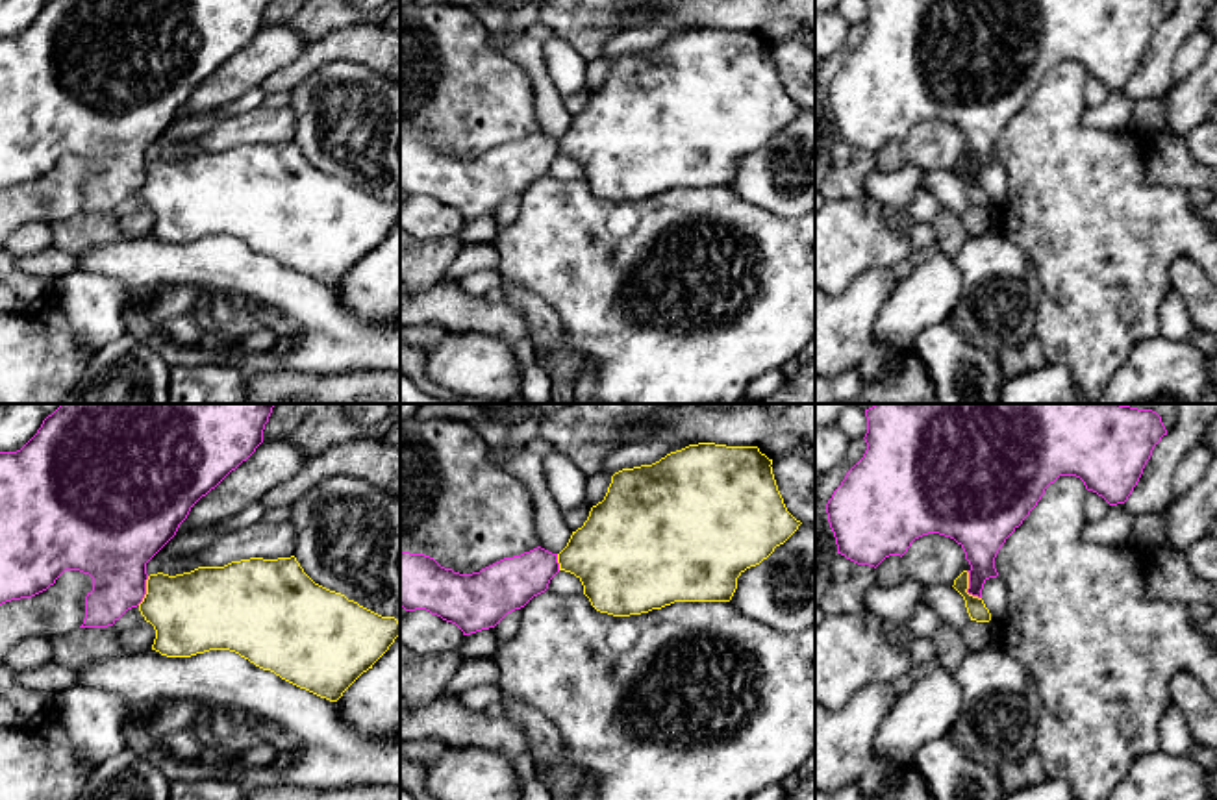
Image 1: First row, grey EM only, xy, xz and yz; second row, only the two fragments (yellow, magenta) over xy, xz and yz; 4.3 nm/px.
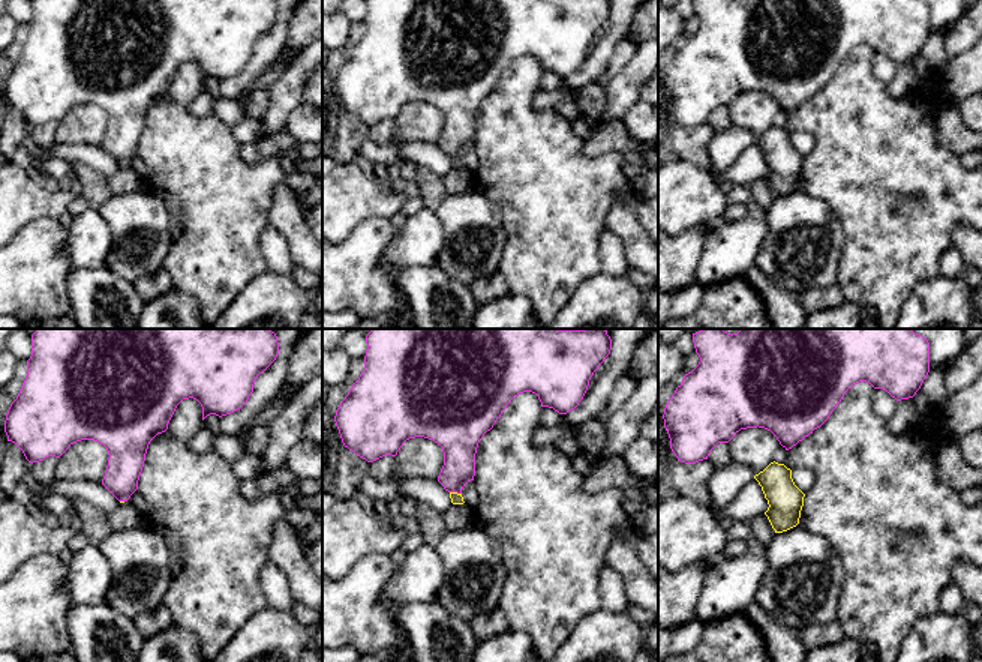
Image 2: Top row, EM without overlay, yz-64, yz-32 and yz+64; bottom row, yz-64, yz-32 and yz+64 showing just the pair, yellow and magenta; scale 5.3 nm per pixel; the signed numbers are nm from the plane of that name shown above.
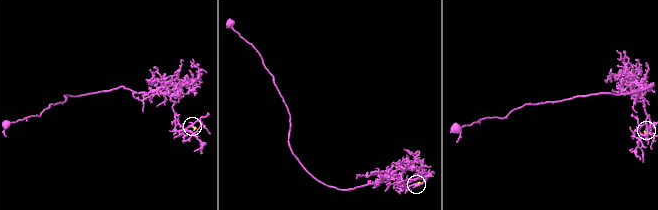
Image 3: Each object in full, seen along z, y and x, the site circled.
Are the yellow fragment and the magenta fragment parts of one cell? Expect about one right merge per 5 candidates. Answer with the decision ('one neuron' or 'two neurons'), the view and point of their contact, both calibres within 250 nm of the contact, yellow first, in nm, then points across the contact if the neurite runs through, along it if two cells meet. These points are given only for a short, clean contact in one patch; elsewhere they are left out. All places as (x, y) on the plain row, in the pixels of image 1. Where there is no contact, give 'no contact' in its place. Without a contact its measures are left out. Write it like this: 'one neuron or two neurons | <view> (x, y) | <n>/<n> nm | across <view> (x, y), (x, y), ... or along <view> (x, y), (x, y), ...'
two neurons | yz (967, 173) | 90/200 nm | along yz (966, 156), (967, 176), (980, 184)

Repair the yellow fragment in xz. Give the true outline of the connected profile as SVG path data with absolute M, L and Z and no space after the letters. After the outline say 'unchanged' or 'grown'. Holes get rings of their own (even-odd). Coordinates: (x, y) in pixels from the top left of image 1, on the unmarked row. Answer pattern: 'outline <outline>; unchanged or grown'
outline M698 28L652 50L622 54L558 139L559 156L574 159L591 191L613 202L674 187L730 187L737 163L802 109L787 96L771 50L758 31Z; unchanged

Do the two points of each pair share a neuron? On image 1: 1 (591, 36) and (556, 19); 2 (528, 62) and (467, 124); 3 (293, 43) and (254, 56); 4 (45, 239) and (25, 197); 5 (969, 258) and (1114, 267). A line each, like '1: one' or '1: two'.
1: one
2: two
3: one
4: two
5: two

